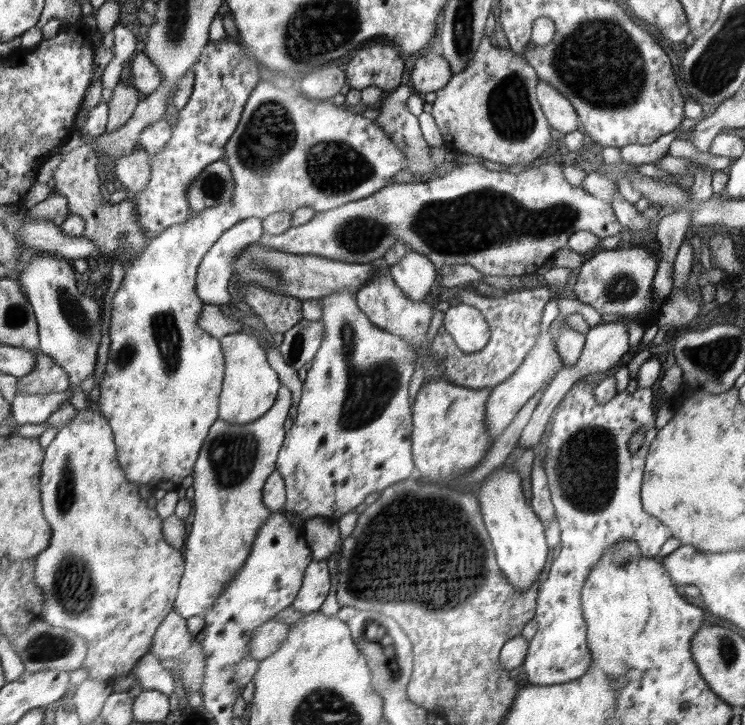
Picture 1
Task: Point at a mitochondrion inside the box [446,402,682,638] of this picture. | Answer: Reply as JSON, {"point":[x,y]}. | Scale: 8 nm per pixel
{"point":[587,462]}

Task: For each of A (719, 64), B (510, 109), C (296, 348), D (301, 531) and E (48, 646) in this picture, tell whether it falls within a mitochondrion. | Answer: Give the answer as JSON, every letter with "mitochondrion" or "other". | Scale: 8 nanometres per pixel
{"A":"mitochondrion","B":"mitochondrion","C":"mitochondrion","D":"other","E":"mitochondrion"}

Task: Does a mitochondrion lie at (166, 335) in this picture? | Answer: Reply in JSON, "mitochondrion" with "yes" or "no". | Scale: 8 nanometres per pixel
{"mitochondrion":"yes"}

